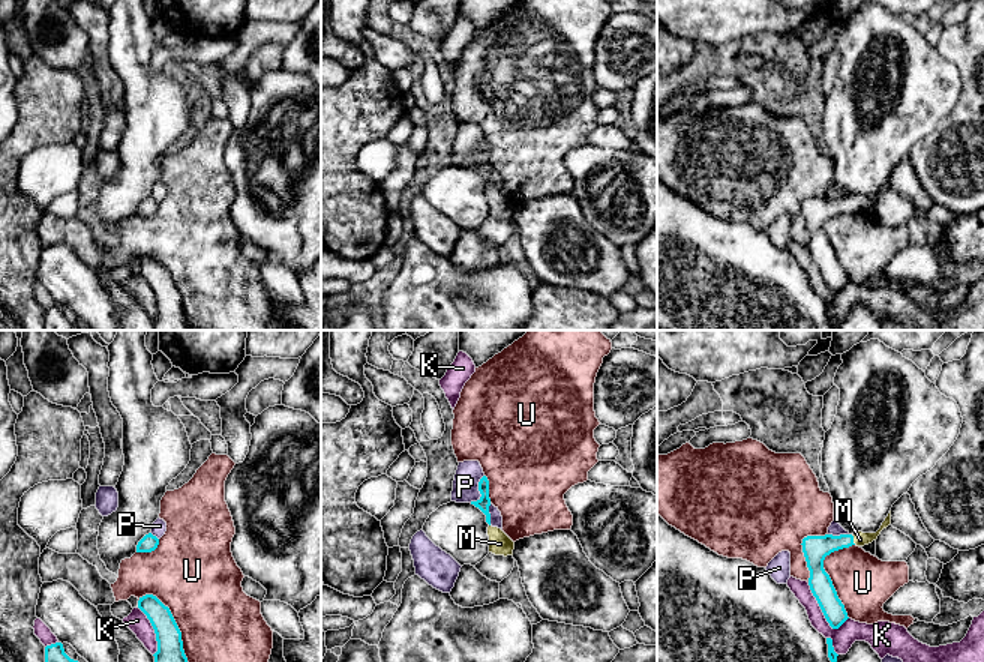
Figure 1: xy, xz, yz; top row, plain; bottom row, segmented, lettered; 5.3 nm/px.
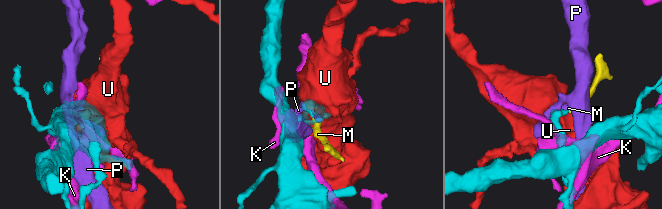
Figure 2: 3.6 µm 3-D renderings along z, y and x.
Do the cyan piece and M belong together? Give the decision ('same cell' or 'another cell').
same cell

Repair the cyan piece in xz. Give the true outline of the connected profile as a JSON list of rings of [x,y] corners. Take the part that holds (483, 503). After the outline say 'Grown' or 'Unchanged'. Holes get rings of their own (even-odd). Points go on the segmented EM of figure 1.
[[[483,476],[478,482],[478,491],[482,497],[477,501],[471,501],[476,507],[478,507],[486,515],[486,522],[490,525],[490,498],[489,498],[489,480],[486,476]]]. Unchanged

